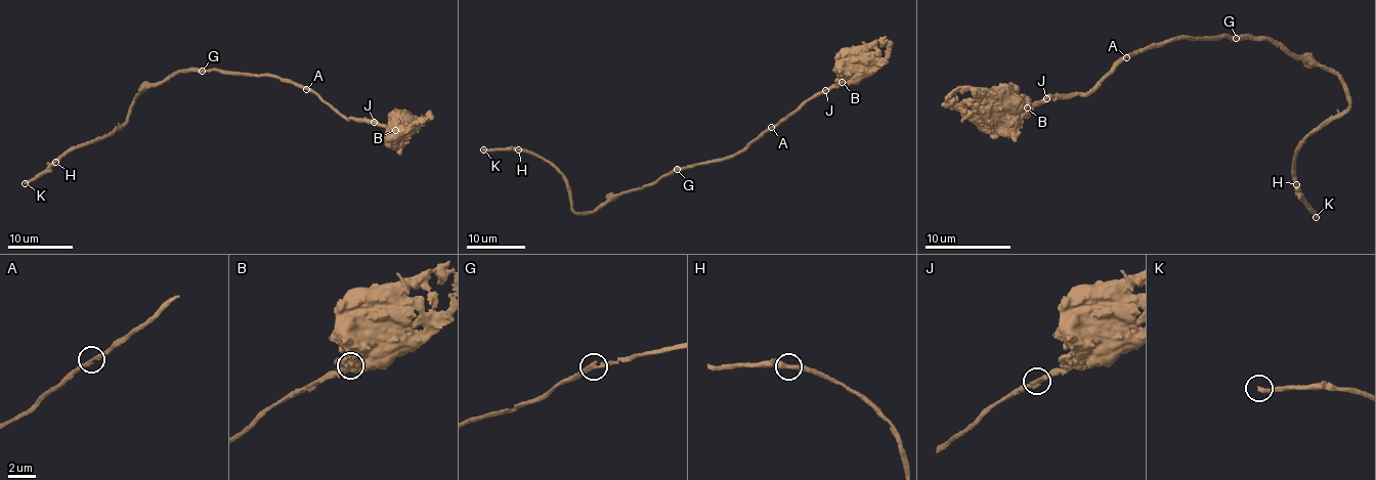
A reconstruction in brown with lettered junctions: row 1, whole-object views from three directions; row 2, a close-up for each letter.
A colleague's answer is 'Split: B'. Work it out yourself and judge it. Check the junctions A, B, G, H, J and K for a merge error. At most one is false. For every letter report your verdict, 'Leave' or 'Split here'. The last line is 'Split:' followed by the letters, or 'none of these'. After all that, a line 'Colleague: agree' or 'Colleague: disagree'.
A: Leave
B: Split here
G: Leave
H: Leave
J: Leave
K: Leave
Split: B
Colleague: agree

